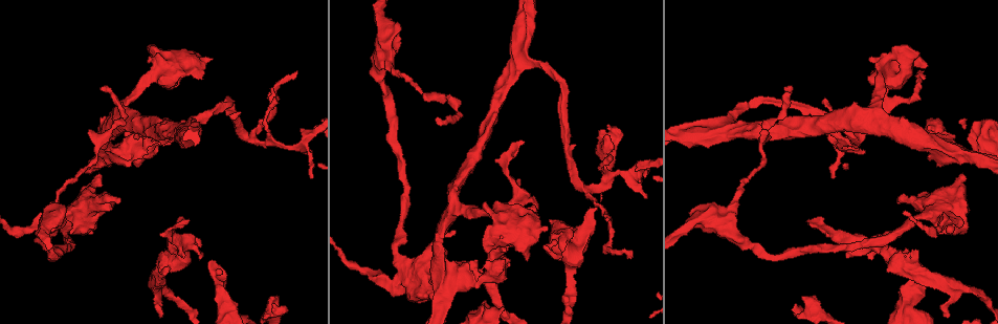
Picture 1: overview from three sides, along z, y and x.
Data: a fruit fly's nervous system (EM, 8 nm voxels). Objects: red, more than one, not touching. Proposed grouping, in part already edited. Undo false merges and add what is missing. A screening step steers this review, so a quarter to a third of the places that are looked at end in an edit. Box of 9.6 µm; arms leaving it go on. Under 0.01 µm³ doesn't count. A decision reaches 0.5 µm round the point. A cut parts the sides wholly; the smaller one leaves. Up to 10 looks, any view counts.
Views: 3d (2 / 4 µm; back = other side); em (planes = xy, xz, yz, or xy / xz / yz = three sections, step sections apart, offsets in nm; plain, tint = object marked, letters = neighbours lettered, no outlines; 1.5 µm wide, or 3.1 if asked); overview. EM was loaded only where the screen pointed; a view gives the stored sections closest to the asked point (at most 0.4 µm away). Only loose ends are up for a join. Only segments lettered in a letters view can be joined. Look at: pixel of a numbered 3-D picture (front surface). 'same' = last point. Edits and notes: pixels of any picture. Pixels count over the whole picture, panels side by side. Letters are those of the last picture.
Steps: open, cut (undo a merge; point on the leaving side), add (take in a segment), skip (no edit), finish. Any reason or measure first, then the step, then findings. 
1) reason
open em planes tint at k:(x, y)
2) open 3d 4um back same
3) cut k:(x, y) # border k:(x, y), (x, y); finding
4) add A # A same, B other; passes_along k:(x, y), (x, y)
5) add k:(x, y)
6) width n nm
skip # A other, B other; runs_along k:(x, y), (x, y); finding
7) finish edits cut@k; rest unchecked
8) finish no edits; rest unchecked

abrupt turn
open 3d 2um at 1:(456, 113)

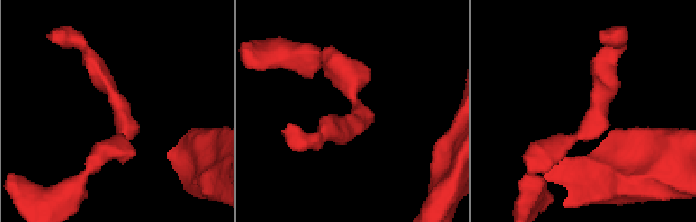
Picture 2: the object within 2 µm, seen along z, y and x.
open em planes letters at 2:(119, 135)

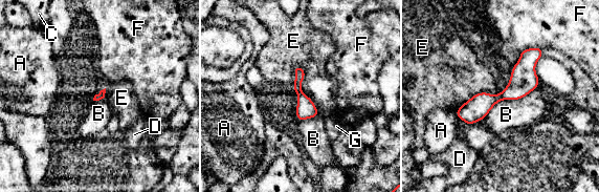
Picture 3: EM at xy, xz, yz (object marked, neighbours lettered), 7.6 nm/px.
skip # A other, B other, C other, D other, E other, F other, G other; runs_along 3:(539, 50), (506, 93), (459, 113); one cell here

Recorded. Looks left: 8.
thick turns thin
open 3d 2um at 1:(735, 197)

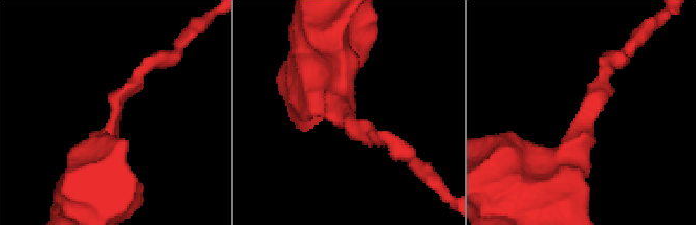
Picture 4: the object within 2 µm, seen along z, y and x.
now the EM
open em planes plain at 4:(582, 113)

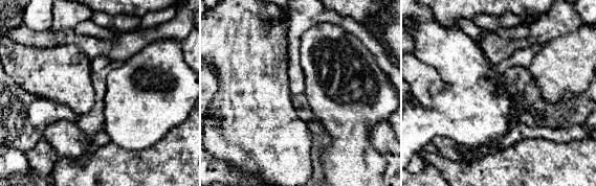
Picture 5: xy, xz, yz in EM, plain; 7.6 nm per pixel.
open em planes letters same

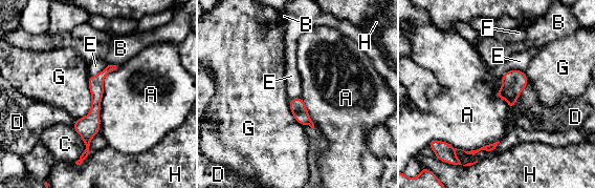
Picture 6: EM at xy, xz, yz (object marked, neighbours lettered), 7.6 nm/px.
skip # A other, B other, C other, D other, E other, F other, G other, H other; border 6:(119, 65), (104, 80), (98, 131); continuous, no second cell

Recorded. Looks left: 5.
a narrow waist
open em xz step 8 tint at 1:(31, 227)

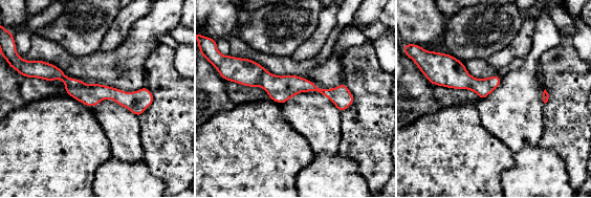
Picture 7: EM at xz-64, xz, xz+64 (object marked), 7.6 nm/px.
cut it another way
open em planes letters same

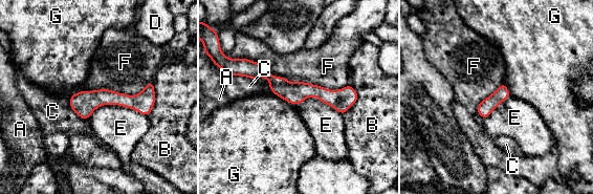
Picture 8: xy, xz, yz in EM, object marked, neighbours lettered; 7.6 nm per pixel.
skip # A other, B other, C other, D other, E other, F other, G other; border 8:(147, 116), (100, 105), (86, 120); continuous, no second cell

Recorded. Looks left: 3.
an open end
open 3d 2um at 1:(946, 314)

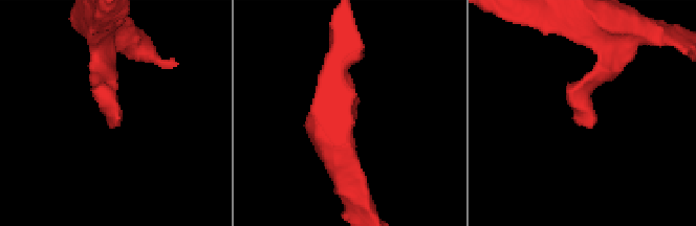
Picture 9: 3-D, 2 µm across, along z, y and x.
open em xz step 8 letters at 9:(118, 123)

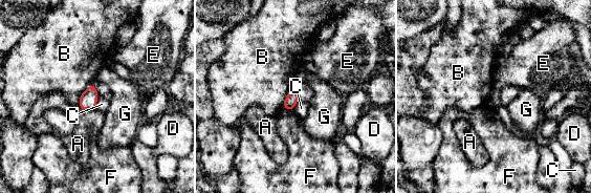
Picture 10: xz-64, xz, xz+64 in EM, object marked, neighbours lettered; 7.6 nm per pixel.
width 100 nm; longest_contact B 200 nm
skip # A other, B other, C other, D other, E other, F other, G other; none of them fits

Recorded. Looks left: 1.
finish no edits; rest unchecked

